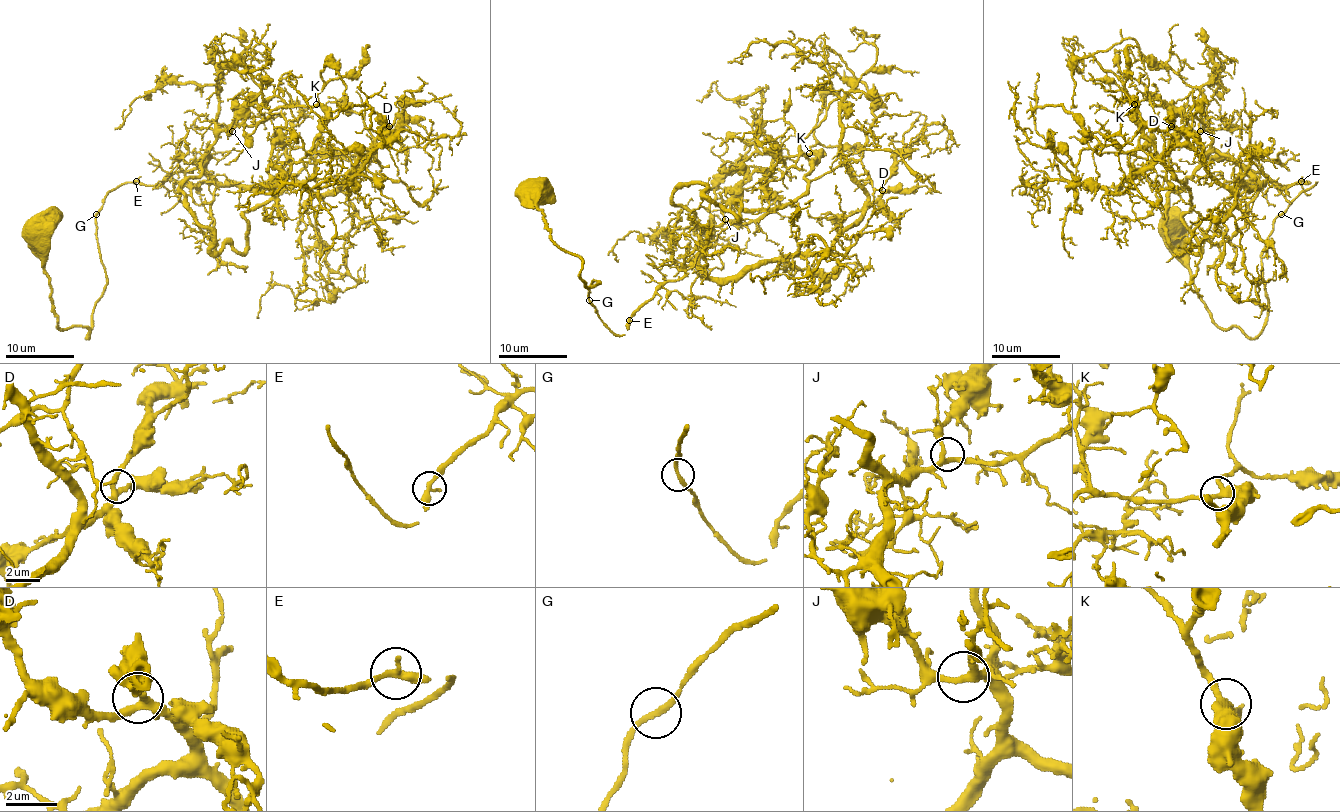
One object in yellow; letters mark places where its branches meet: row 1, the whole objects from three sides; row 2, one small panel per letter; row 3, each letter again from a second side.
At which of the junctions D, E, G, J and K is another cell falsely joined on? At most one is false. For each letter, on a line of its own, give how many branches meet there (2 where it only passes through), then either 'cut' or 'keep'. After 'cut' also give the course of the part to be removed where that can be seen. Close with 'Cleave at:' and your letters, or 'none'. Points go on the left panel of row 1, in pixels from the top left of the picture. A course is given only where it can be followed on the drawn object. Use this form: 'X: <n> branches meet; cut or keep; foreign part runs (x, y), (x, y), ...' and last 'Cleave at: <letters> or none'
D: 3 branches meet; keep
E: 2 branches meet; keep
G: 2 branches meet; keep
J: 3 branches meet; keep
K: 3 branches meet; keep
Cleave at: none

